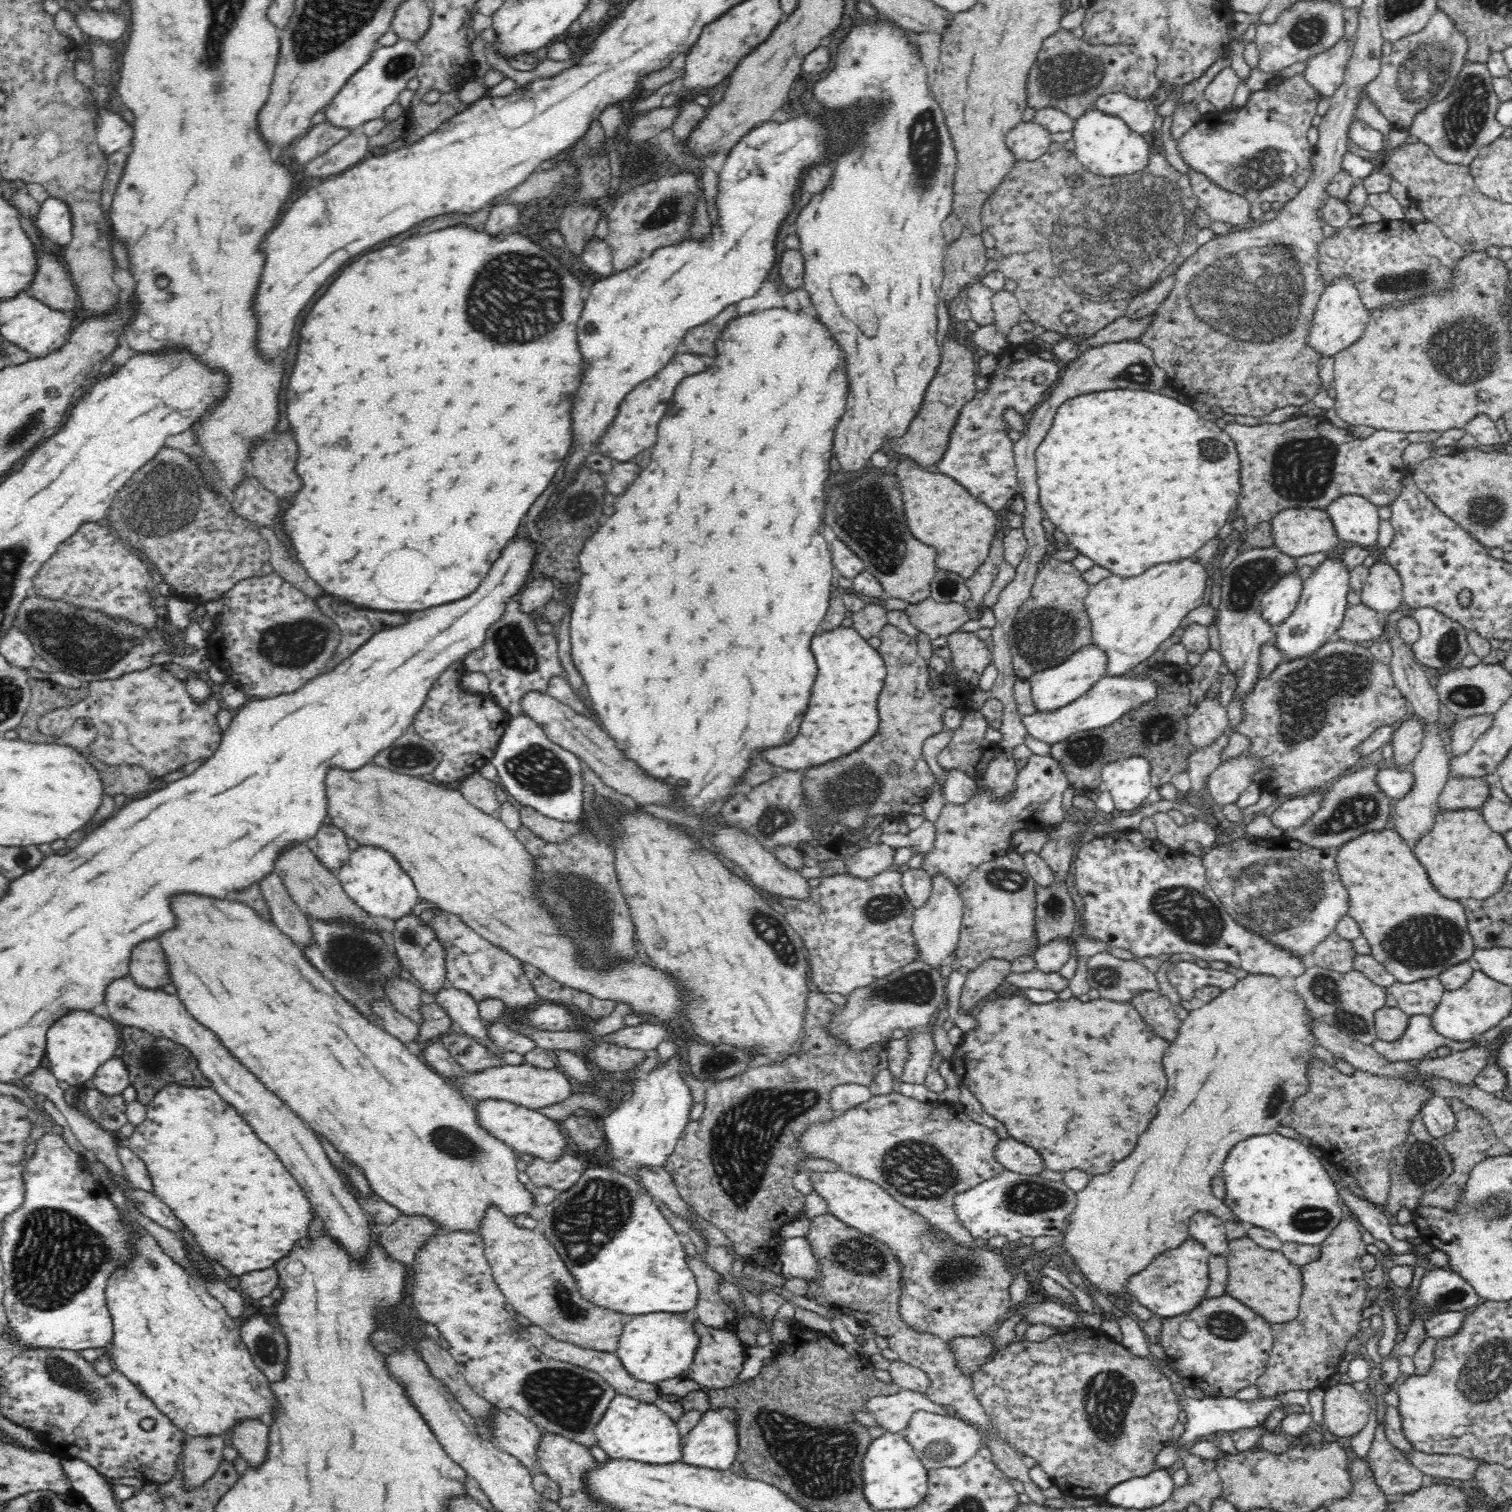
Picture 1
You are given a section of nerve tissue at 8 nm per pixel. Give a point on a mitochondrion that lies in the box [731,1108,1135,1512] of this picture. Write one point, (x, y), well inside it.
(820, 1460)

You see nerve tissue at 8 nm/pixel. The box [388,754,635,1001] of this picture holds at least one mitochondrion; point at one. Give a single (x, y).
(564, 888)

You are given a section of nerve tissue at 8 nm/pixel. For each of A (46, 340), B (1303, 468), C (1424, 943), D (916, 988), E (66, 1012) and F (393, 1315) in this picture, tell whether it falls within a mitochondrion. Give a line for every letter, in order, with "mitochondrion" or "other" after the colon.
A: other
B: mitochondrion
C: mitochondrion
D: mitochondrion
E: other
F: other

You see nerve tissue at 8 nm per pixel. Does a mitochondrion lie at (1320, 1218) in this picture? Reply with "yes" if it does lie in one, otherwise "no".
yes

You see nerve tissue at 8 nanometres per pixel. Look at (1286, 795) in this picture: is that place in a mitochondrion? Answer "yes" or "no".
no

